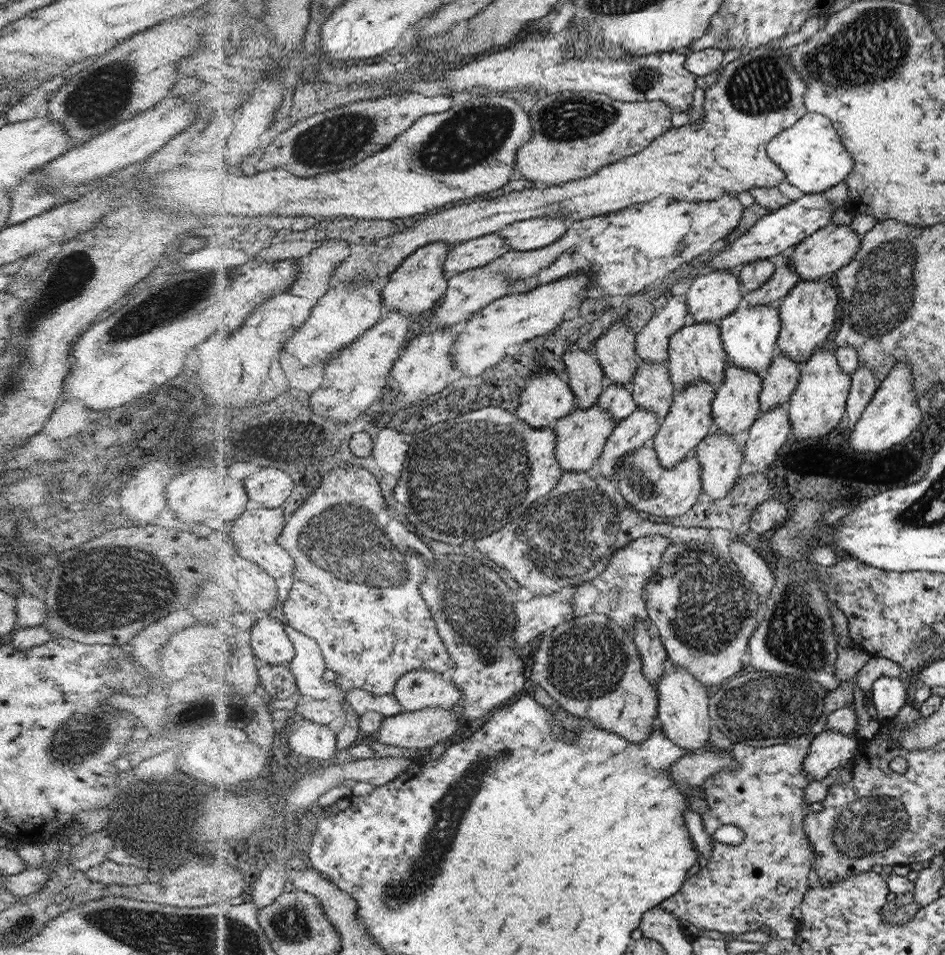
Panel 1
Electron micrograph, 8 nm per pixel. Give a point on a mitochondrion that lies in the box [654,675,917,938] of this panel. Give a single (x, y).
(864, 832)

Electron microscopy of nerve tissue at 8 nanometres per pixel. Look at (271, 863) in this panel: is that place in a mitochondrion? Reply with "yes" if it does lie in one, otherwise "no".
no

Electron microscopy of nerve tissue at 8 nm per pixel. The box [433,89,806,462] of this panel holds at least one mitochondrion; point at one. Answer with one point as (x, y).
(584, 118)

